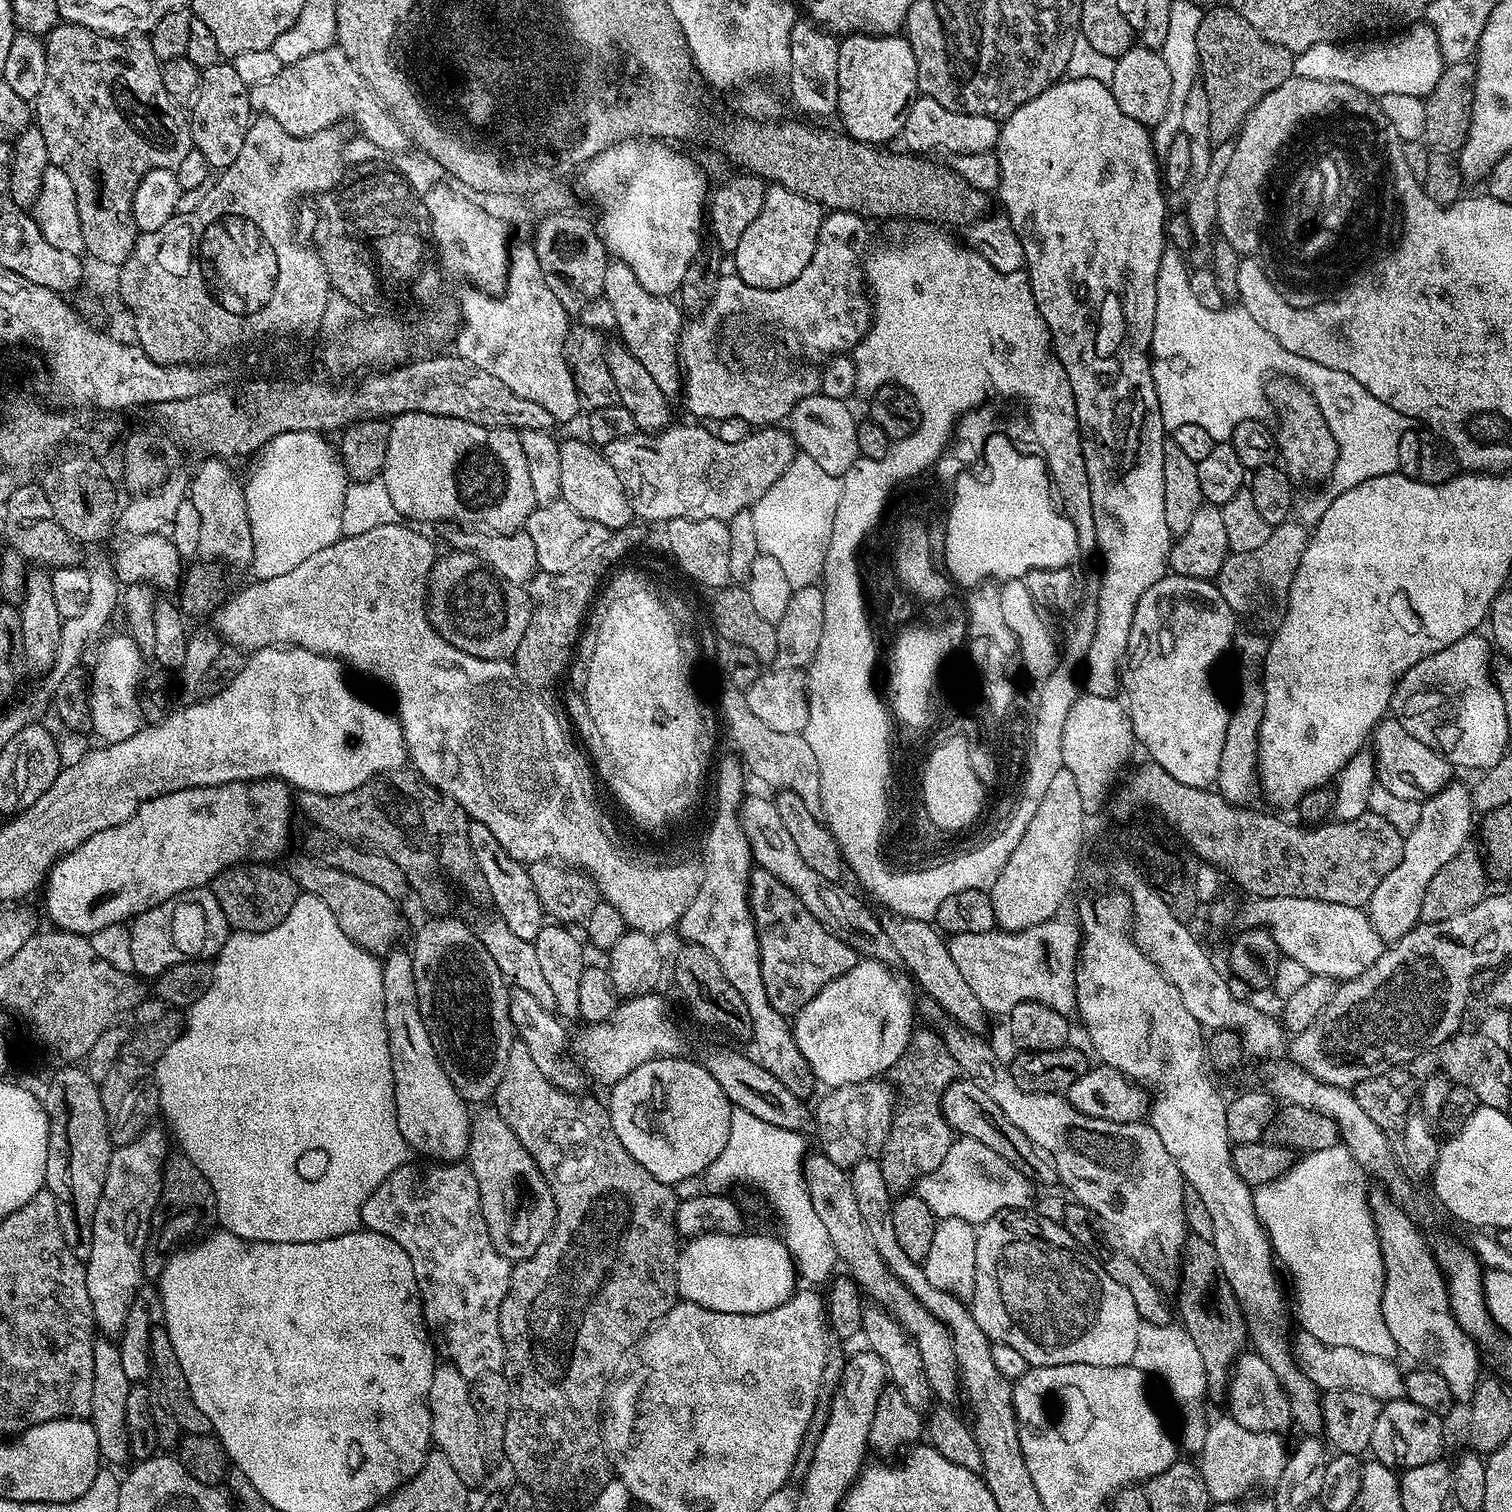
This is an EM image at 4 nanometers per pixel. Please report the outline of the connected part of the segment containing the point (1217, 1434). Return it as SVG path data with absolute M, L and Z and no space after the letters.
M1230 1418L1213 1419L1206 1430L1206 1442L1202 1442L1202 1450L1198 1453L1198 1467L1206 1482L1209 1501L1231 1504L1253 1490L1271 1489L1281 1477L1290 1453L1280 1440L1283 1439L1275 1432L1246 1430L1246 1426L1238 1426L1238 1422Z

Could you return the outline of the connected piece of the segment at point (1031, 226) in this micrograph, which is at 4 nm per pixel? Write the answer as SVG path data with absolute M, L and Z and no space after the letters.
M1061 78L1052 84L1042 94L1038 94L1038 98L1030 98L1030 102L1026 102L1022 106L1018 106L1018 110L1014 110L1014 114L1010 114L1000 125L1000 137L994 149L998 158L998 166L1000 167L1000 191L998 199L1002 207L1003 215L1007 216L1010 226L1014 226L1014 234L1018 234L1018 242L1022 242L1022 254L1024 255L1024 267L1028 273L1028 281L1030 282L1030 290L1034 294L1034 302L1038 306L1038 314L1042 314L1042 322L1046 322L1048 333L1052 339L1052 351L1056 353L1056 361L1062 366L1062 370L1066 370L1066 378L1070 382L1070 390L1074 394L1074 406L1076 407L1076 426L1080 429L1080 445L1082 446L1082 454L1086 462L1086 474L1088 475L1088 485L1090 486L1090 506L1094 510L1094 530L1096 531L1096 546L1099 555L1104 555L1104 573L1099 573L1098 587L1096 589L1096 625L1094 626L1094 638L1090 642L1087 654L1084 655L1084 663L1082 665L1082 688L1085 693L1100 693L1103 696L1112 696L1121 691L1120 686L1120 669L1124 663L1124 655L1128 649L1128 639L1130 638L1130 626L1134 626L1134 610L1138 606L1138 602L1142 598L1142 594L1146 594L1146 590L1150 590L1150 586L1154 586L1154 582L1158 582L1166 575L1168 568L1168 555L1172 549L1173 537L1170 534L1170 526L1166 526L1166 509L1162 503L1162 454L1164 453L1164 442L1166 439L1166 431L1162 422L1162 410L1159 409L1158 394L1155 392L1154 378L1152 377L1152 361L1150 353L1152 350L1152 335L1154 334L1154 318L1156 317L1156 283L1158 282L1158 266L1162 262L1162 254L1166 247L1166 215L1164 216L1164 192L1165 185L1162 183L1162 168L1158 163L1158 153L1152 145L1152 133L1147 127L1138 122L1134 122L1134 118L1129 118L1127 114L1122 114L1122 109L1118 107L1118 102L1114 102L1114 94L1109 85L1094 78Z

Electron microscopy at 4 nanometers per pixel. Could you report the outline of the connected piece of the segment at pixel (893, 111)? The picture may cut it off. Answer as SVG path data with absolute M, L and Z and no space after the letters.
M845 35L838 50L839 127L863 144L887 145L887 140L903 133L908 107L918 95L917 82L918 62L914 62L914 50L903 35Z

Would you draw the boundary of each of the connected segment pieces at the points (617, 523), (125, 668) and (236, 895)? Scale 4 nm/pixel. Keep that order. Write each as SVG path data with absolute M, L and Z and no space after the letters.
M584 438L581 440L561 439L559 445L559 499L565 500L571 508L578 510L578 514L582 514L582 518L602 522L602 526L606 526L609 530L633 523L632 503L628 501L622 478L618 478L618 470L614 470L614 466L610 466L610 462L604 457L603 451Z
M128 634L110 636L103 641L97 664L90 668L92 732L100 735L105 745L126 742L126 738L131 738L142 727L144 719L140 709L140 693L145 683L146 657Z
M245 862L233 864L216 875L210 887L222 906L222 914L238 932L265 932L278 926L290 914L301 889L291 871L284 872L272 862Z

